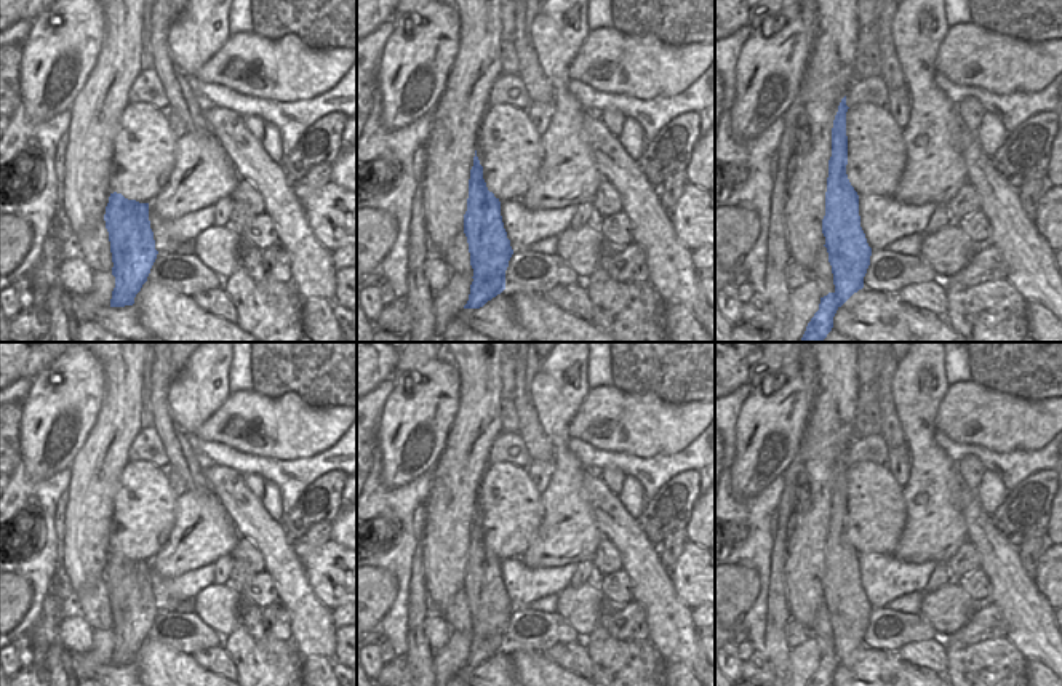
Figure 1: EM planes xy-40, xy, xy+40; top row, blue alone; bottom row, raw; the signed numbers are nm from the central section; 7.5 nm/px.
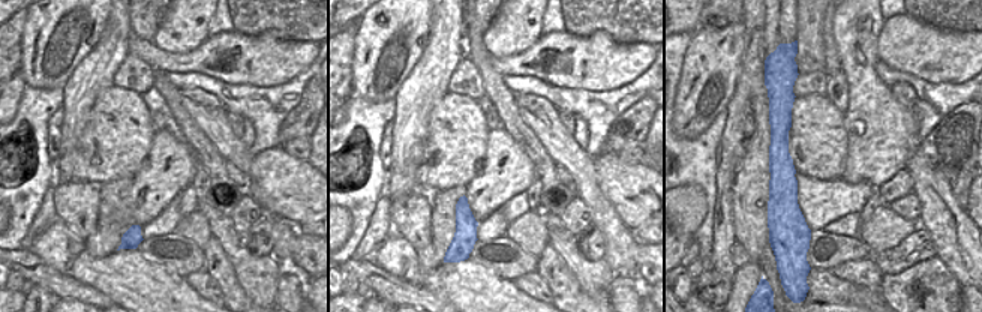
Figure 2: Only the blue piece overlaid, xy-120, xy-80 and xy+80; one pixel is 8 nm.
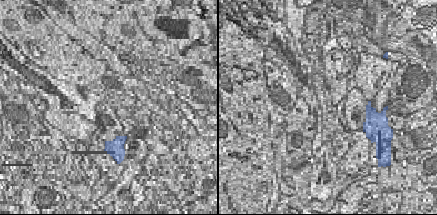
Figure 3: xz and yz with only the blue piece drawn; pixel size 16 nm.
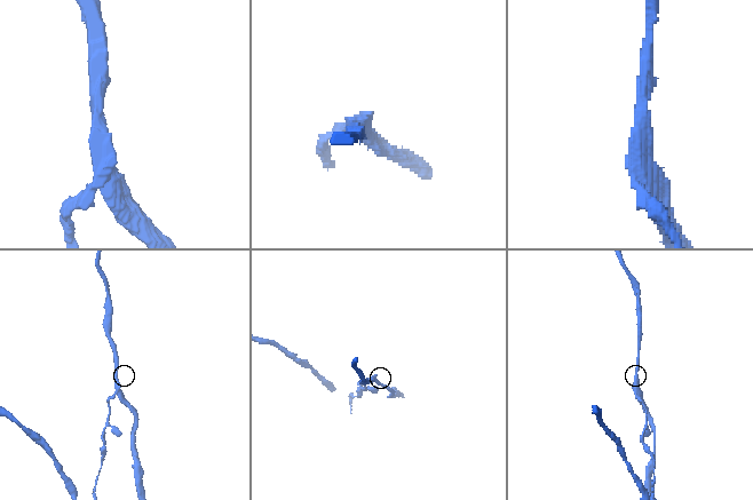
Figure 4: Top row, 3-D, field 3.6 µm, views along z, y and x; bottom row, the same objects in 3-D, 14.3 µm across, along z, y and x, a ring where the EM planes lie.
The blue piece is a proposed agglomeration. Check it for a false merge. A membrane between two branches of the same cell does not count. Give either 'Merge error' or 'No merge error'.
Merge error.

